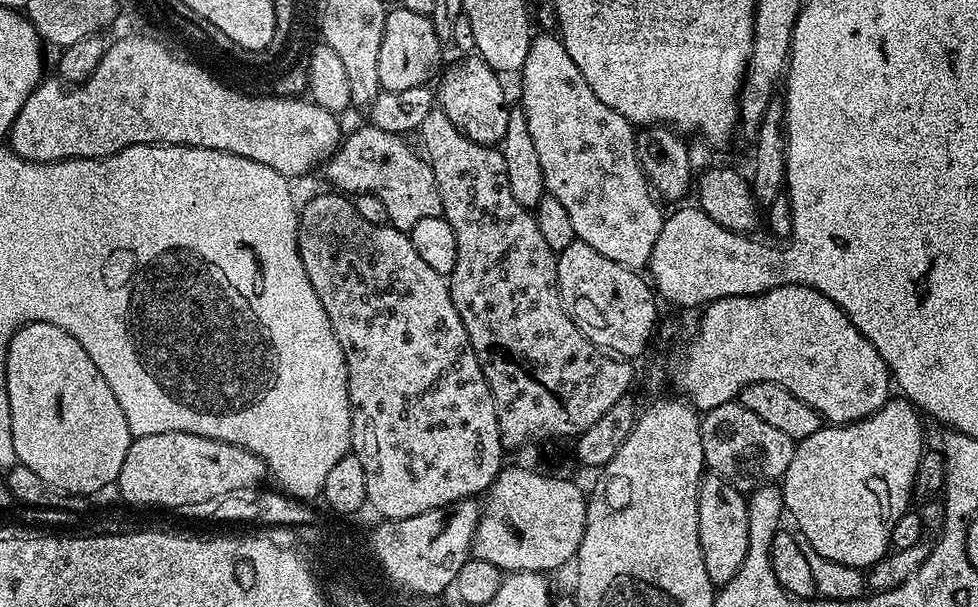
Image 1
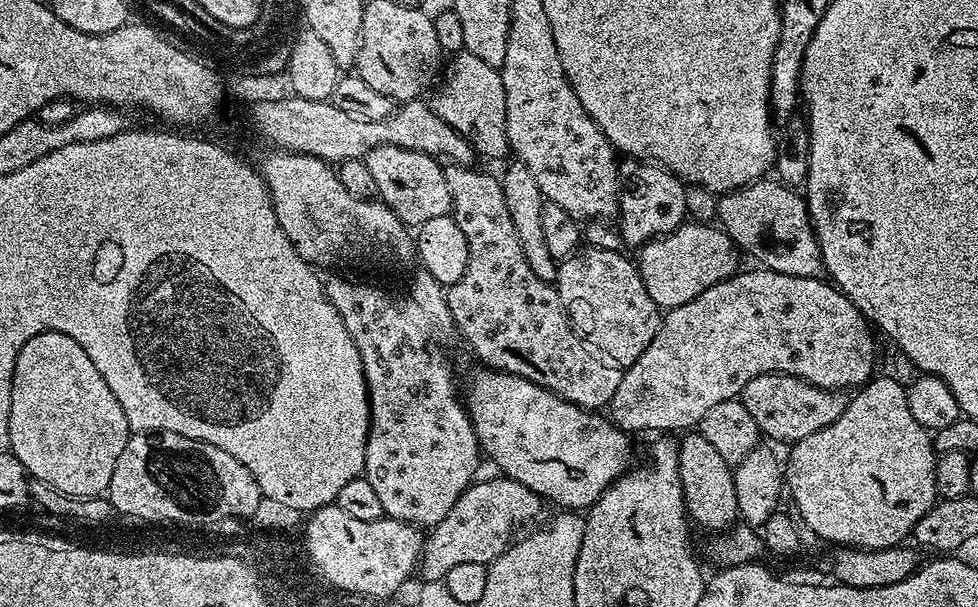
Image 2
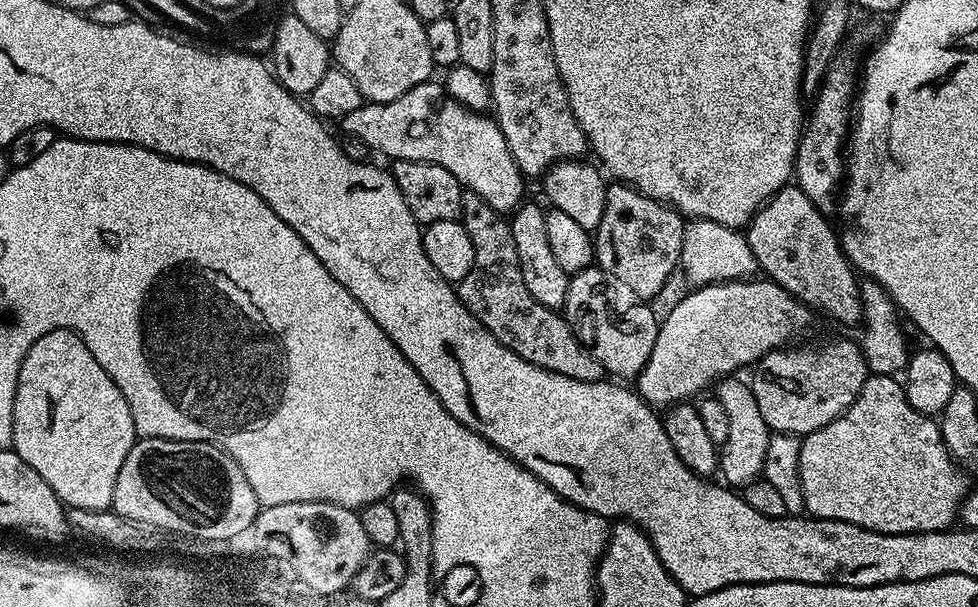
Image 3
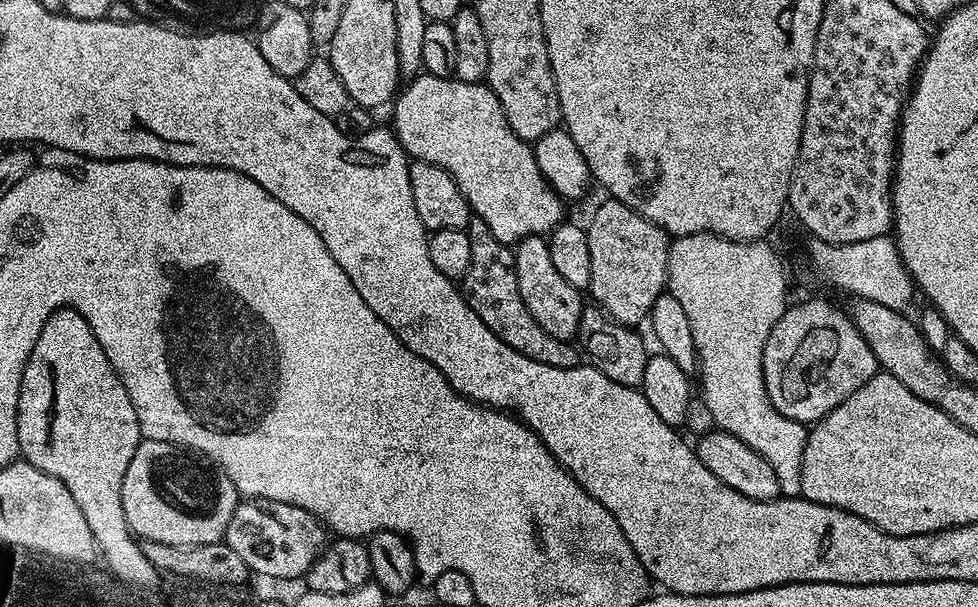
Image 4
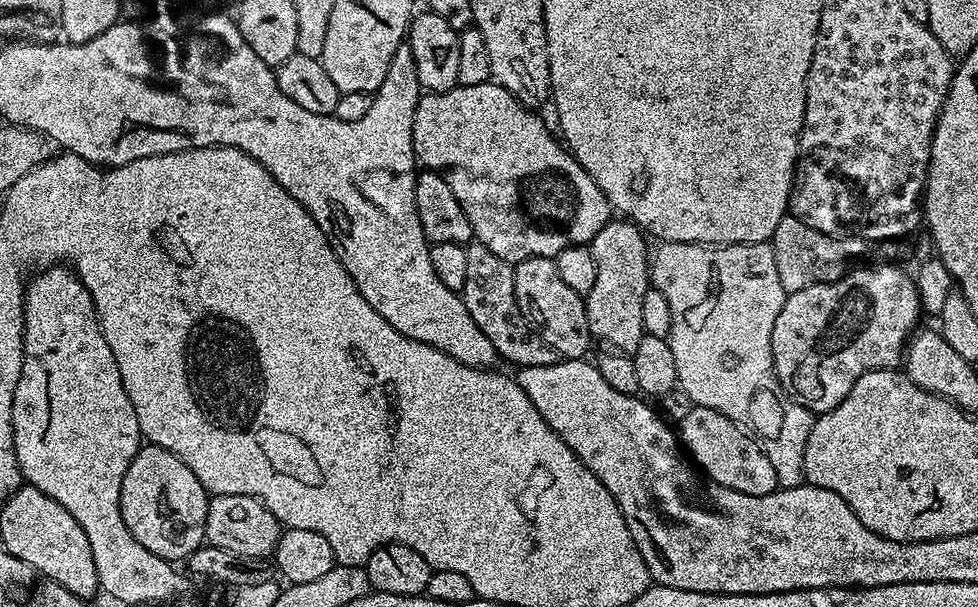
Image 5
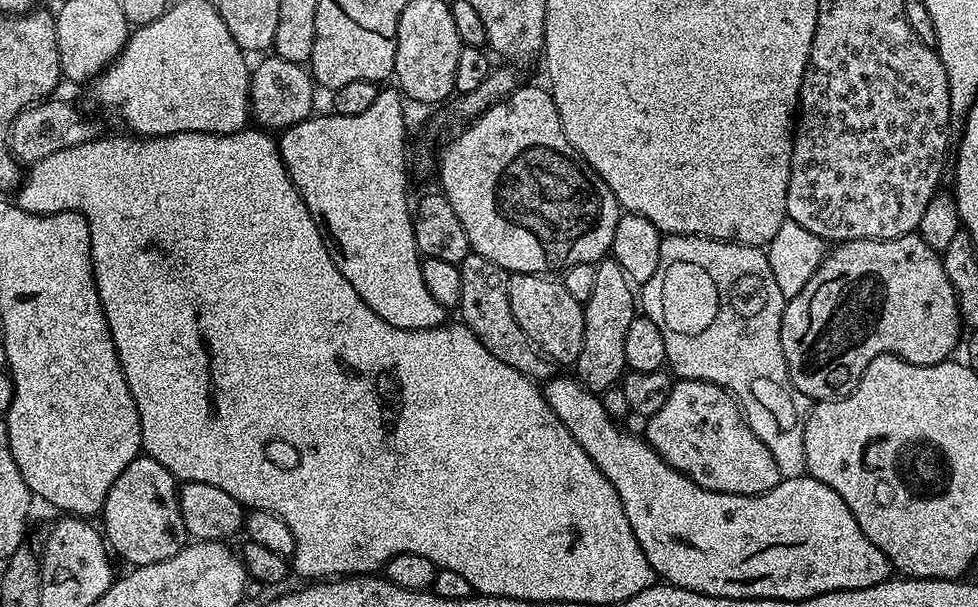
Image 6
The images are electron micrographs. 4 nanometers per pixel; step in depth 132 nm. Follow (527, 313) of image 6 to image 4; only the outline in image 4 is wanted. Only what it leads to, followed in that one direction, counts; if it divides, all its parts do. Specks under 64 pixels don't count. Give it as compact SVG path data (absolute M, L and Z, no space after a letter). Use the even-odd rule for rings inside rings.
M531 236L521 240L515 245L516 253L516 277L518 278L518 290L522 294L522 302L526 302L526 310L534 314L534 322L546 330L546 334L559 340L571 341L580 331L580 315L584 313L586 301L583 300L581 289L570 286L562 274L558 274L557 268L554 267L554 261L550 259L550 246L544 236Z

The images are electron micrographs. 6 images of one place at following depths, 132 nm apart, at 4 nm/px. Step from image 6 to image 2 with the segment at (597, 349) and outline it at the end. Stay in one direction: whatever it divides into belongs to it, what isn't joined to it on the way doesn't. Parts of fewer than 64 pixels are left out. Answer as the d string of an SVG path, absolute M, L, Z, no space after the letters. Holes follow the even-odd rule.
M636 162L631 165L632 173L627 173L620 194L618 231L625 245L639 250L654 239L666 236L685 223L689 215L686 206L686 185L680 177L667 168L651 162Z

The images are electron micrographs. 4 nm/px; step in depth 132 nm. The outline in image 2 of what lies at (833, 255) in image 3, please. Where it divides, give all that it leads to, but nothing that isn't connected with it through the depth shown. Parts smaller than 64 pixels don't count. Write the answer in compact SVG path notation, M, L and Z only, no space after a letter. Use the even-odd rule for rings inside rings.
M776 178L756 180L753 184L748 184L745 188L739 188L734 192L723 193L723 195L717 199L716 214L723 230L727 232L729 238L731 238L739 251L744 254L749 252L749 254L756 259L755 263L757 265L774 270L778 274L794 274L798 278L814 278L815 276L823 277L825 275L824 259L820 253L820 243L816 240L816 232L812 228L812 216L808 213L808 201L799 191L797 191L797 189L787 188L787 186L780 183L779 179Z

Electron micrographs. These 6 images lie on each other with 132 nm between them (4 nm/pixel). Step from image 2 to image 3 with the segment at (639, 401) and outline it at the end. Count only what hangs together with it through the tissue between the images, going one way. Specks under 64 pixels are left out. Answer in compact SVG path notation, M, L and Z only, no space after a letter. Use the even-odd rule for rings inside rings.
M745 278L726 280L722 284L702 284L693 287L672 309L668 317L659 321L658 338L646 366L634 381L635 391L640 397L657 410L667 409L674 404L682 404L699 397L717 382L739 373L739 368L747 369L755 365L767 352L793 343L795 336L800 336L812 324L813 309L794 299L782 286L767 278Z

